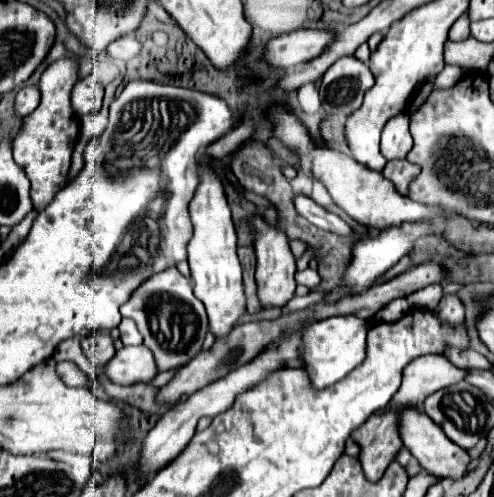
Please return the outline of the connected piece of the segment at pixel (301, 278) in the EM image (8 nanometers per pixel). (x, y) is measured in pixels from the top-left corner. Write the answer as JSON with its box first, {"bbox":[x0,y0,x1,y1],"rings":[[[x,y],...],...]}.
{"bbox":[295,268,321,288],"rings":[[[307,268],[307,270],[303,270],[303,272],[297,272],[297,274],[295,274],[295,280],[297,280],[297,284],[303,284],[303,286],[307,286],[307,288],[315,288],[315,286],[321,284],[321,276],[319,276],[319,272],[313,270],[313,268]]]}

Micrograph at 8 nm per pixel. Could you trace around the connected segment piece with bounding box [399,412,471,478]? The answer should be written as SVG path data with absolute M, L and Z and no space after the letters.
M403 412L403 424L399 424L399 436L403 436L403 446L417 458L421 468L435 476L459 478L471 460L463 448L447 440L441 428L425 412Z

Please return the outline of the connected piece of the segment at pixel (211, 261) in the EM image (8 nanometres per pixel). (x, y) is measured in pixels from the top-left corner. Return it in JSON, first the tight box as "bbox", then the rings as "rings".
{"bbox":[187,168,245,338],"rings":[[[203,168],[203,178],[189,202],[193,236],[187,244],[189,268],[193,278],[193,292],[203,302],[209,316],[209,330],[223,338],[231,332],[233,324],[245,314],[245,294],[241,280],[241,264],[237,258],[237,234],[231,220],[231,210],[225,198],[223,182],[213,168]]]}

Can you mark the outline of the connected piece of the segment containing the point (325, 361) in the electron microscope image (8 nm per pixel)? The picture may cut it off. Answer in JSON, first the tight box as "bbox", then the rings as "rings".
{"bbox":[299,316,367,390],"rings":[[[333,316],[307,328],[307,340],[303,340],[305,352],[299,358],[303,362],[301,370],[307,372],[307,378],[311,380],[311,386],[315,390],[339,382],[341,378],[347,376],[347,372],[351,372],[365,360],[365,338],[367,338],[365,324],[367,324],[365,320],[359,320],[355,316]]]}

